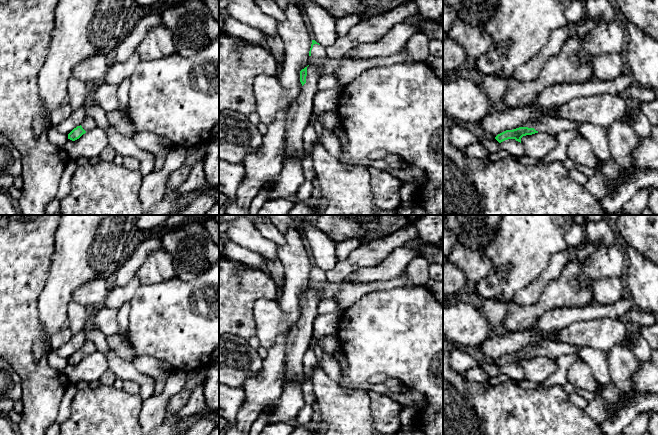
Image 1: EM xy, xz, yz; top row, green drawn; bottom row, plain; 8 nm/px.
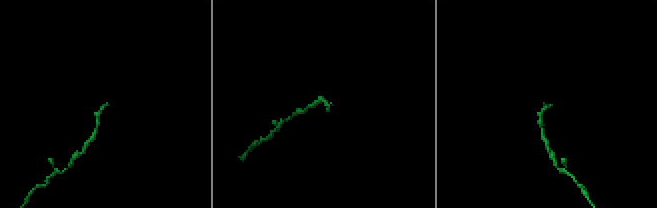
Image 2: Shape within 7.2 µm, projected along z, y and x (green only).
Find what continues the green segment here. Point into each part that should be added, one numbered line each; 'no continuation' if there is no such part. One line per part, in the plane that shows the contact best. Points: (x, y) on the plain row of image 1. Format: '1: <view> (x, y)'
1: xz (298, 338)

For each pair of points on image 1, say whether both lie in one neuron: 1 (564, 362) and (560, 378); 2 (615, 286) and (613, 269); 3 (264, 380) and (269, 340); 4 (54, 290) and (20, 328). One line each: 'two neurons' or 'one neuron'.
1: one neuron
2: two neurons
3: two neurons
4: two neurons

